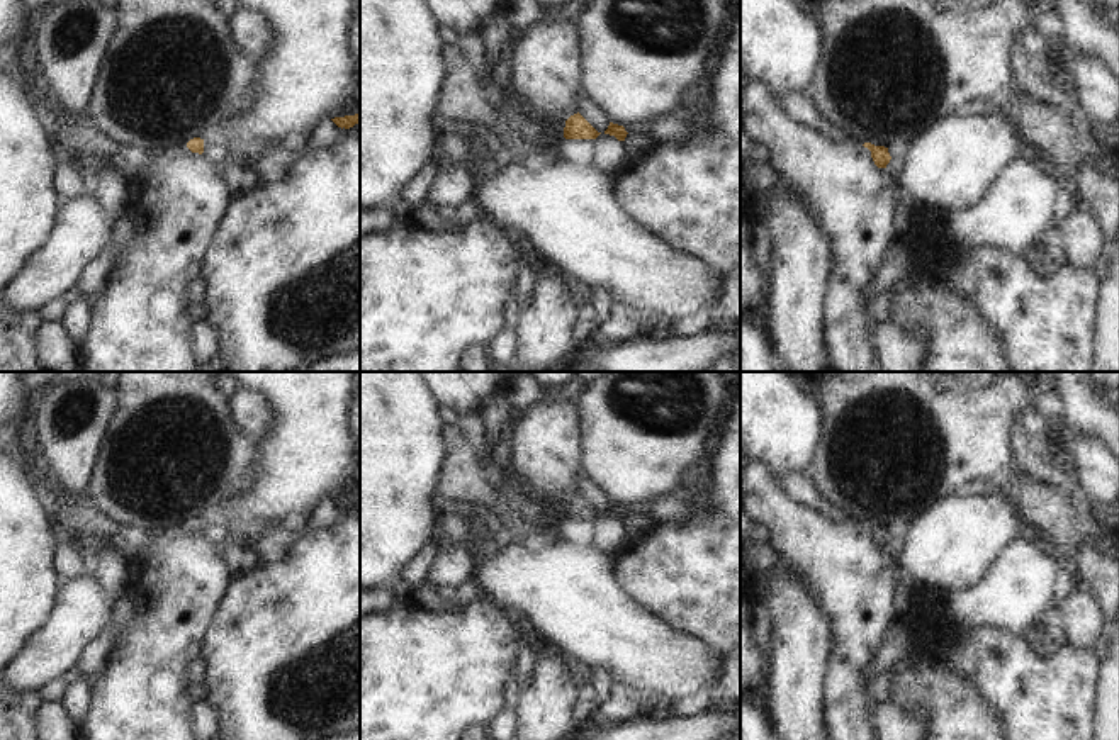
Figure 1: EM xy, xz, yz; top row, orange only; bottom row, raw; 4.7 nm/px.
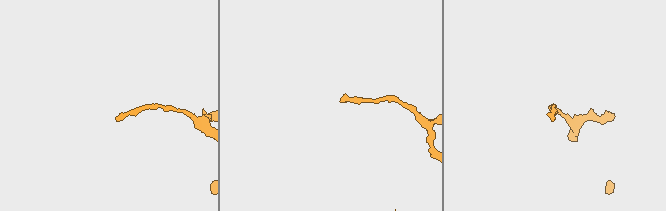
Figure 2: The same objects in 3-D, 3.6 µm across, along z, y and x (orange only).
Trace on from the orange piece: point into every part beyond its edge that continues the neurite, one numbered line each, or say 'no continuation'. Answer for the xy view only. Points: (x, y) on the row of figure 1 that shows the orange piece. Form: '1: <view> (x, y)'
no continuation

